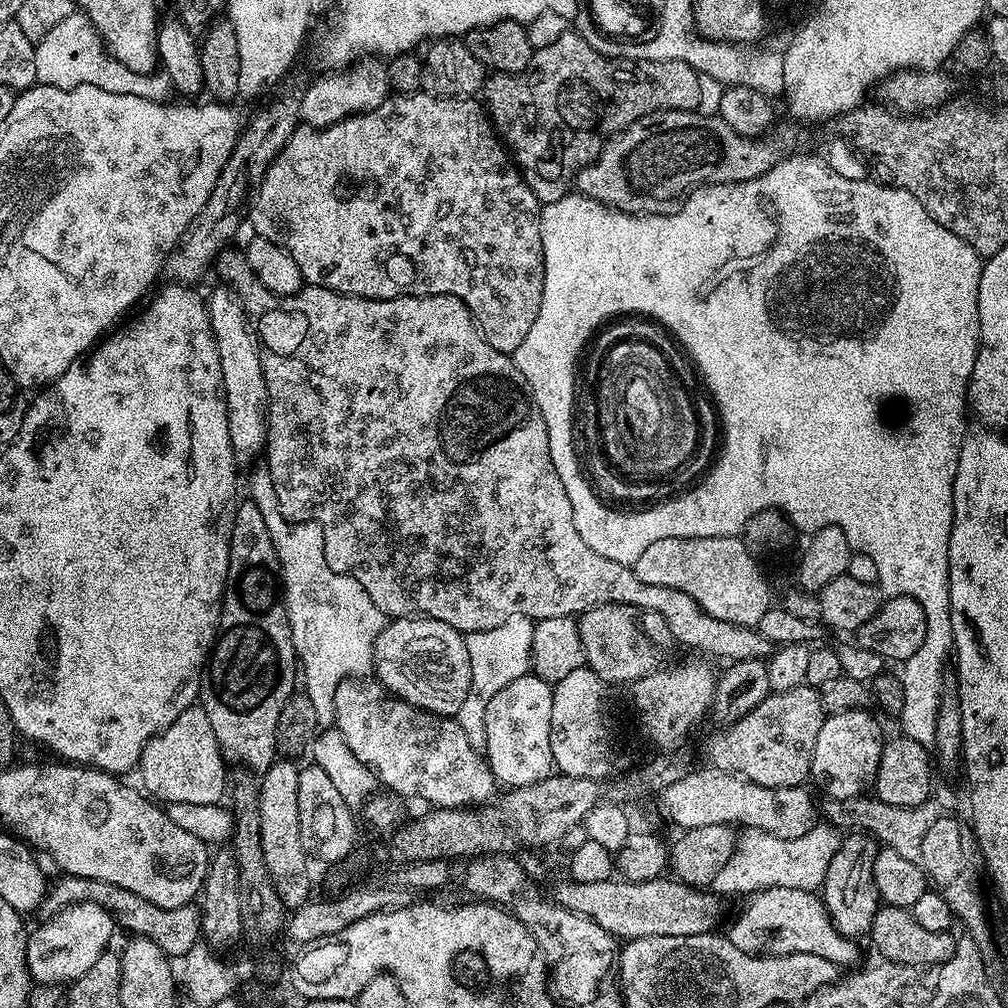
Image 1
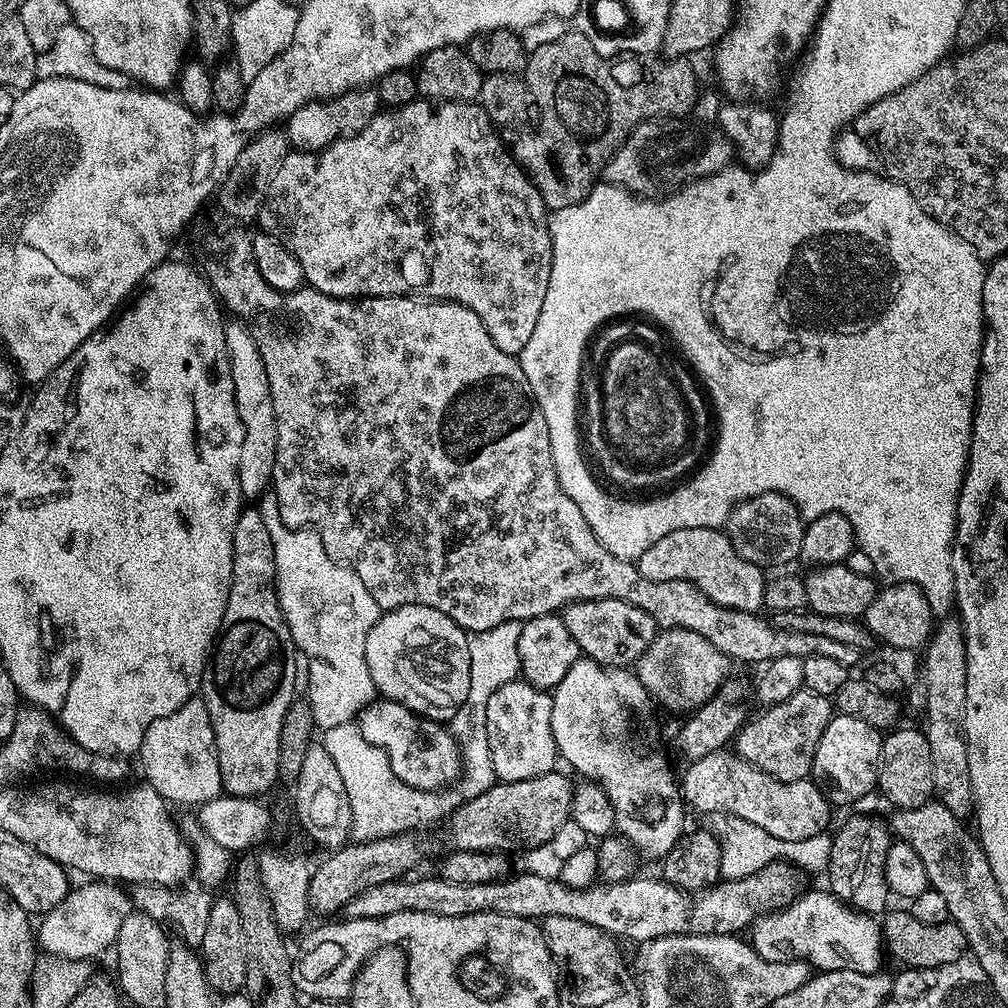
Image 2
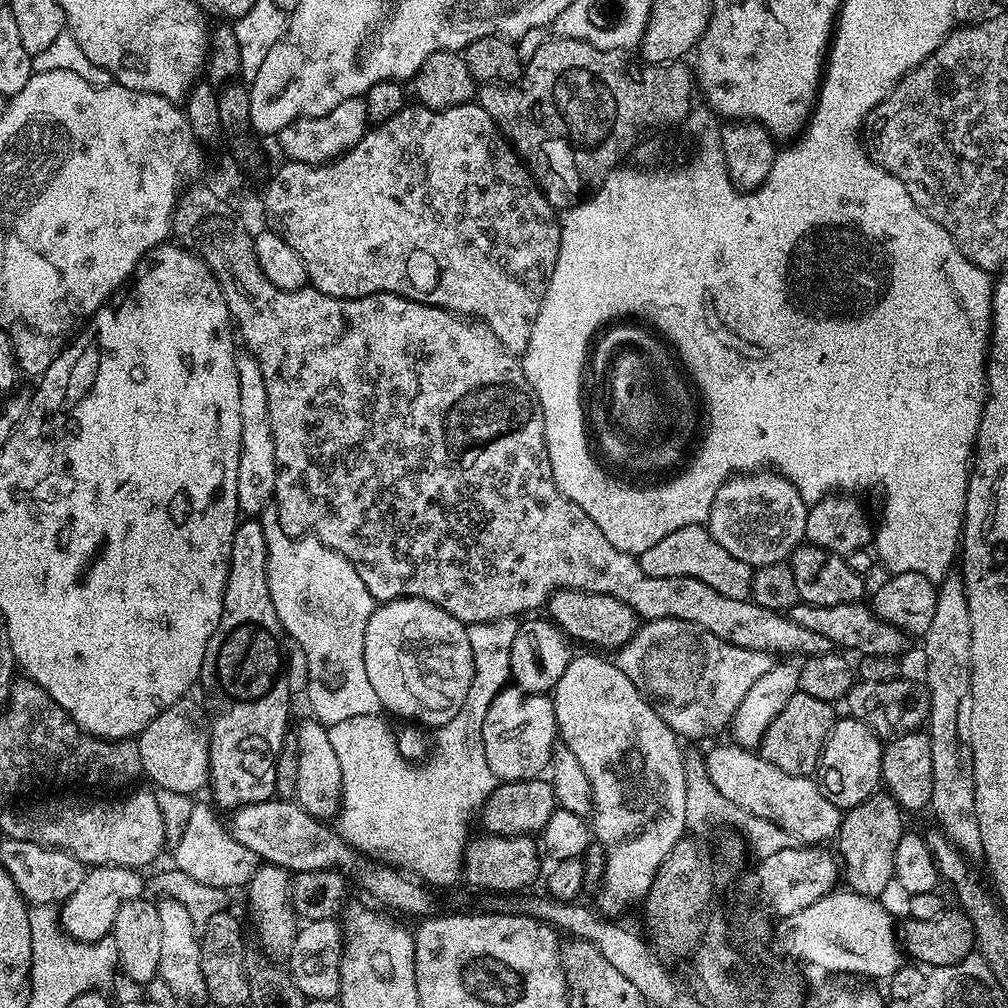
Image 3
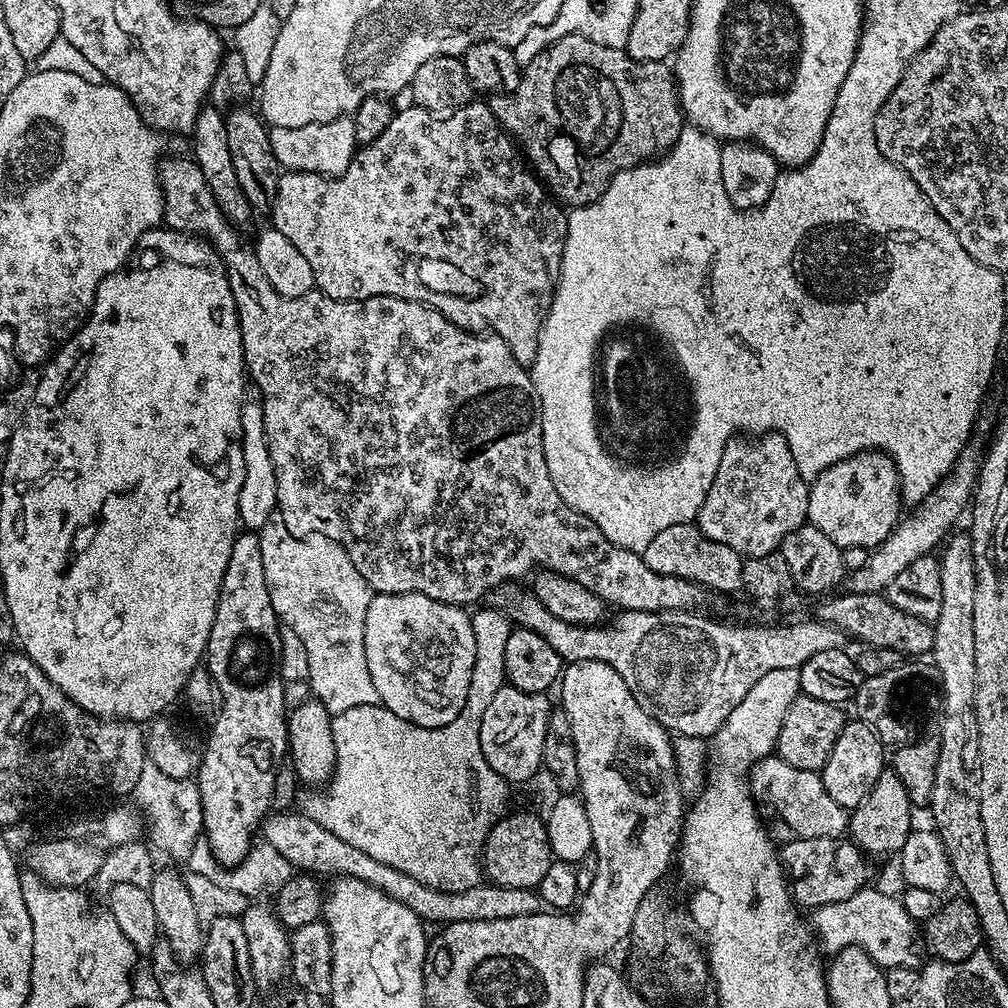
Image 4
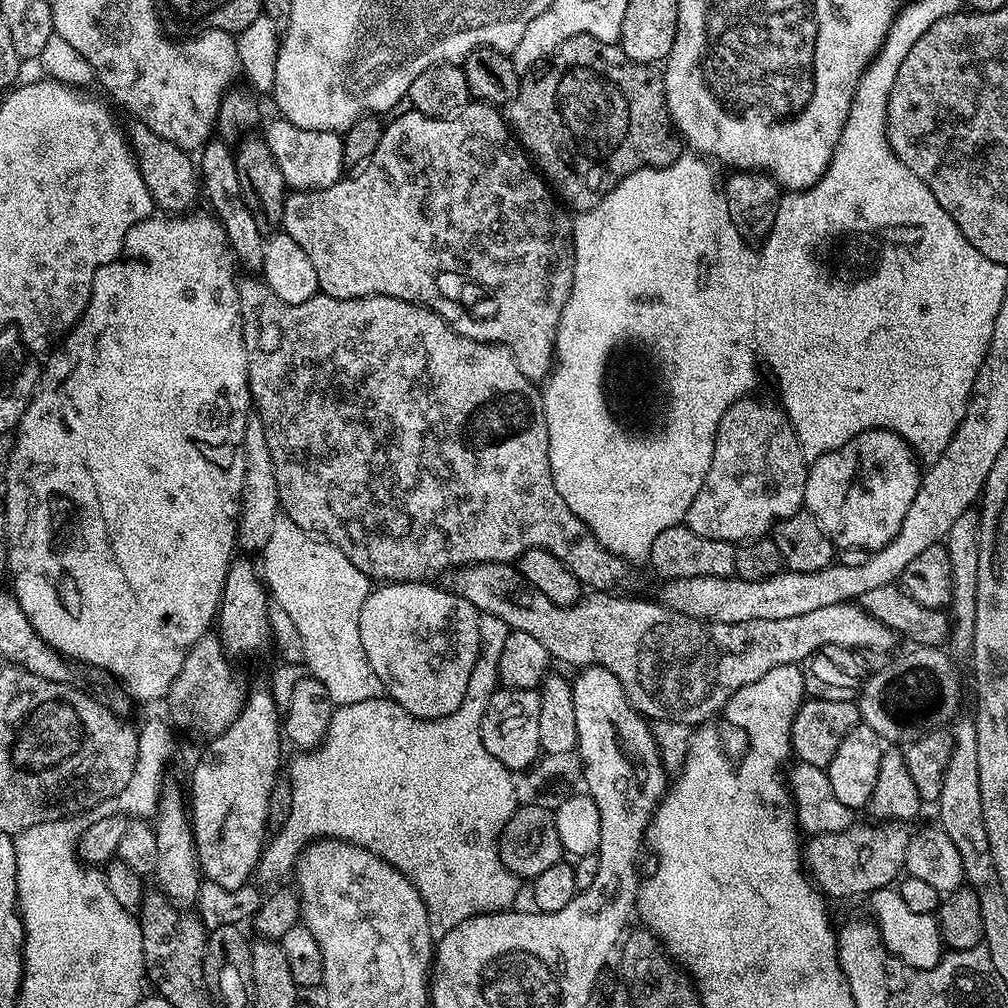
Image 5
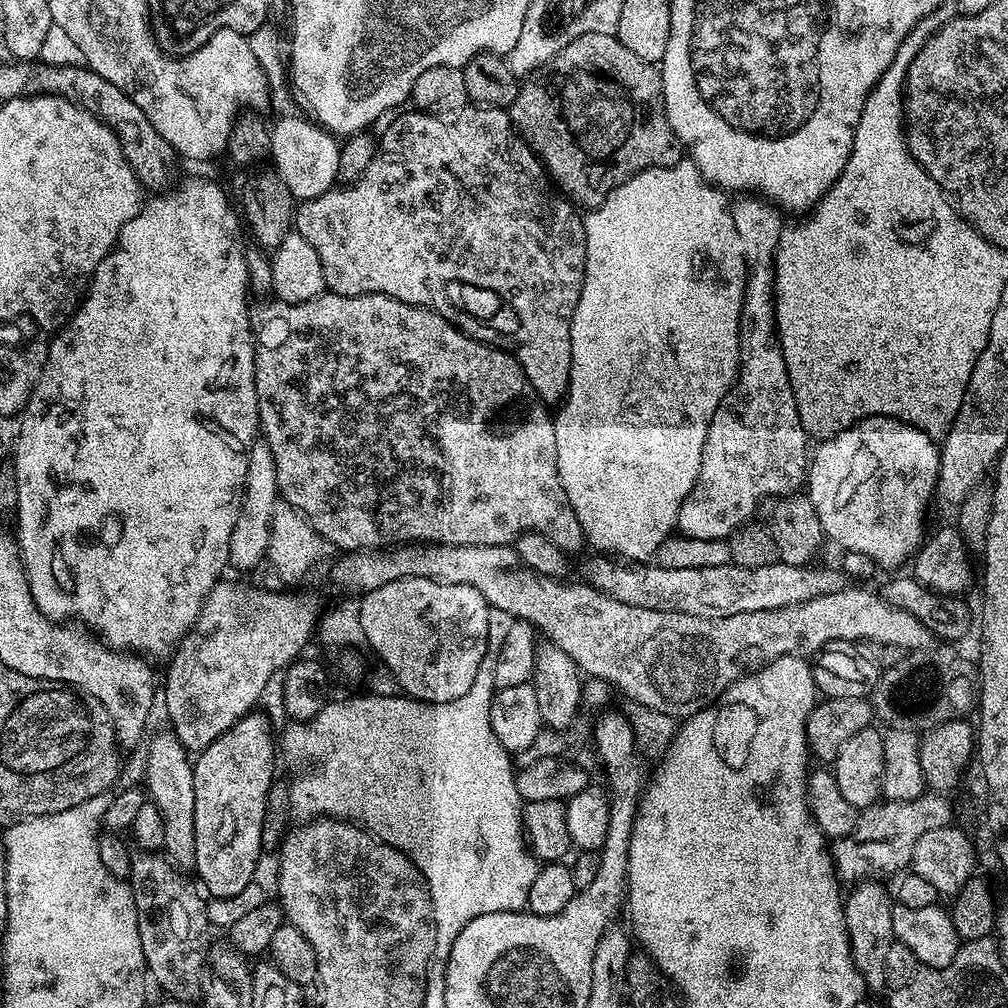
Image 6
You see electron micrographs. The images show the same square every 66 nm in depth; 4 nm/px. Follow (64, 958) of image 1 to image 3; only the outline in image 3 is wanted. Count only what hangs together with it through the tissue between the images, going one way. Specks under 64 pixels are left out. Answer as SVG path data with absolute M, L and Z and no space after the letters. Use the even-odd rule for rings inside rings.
M89 867L78 890L70 894L59 909L60 923L65 933L73 940L103 940L112 931L120 904L136 897L143 897L145 892L145 877L137 869Z

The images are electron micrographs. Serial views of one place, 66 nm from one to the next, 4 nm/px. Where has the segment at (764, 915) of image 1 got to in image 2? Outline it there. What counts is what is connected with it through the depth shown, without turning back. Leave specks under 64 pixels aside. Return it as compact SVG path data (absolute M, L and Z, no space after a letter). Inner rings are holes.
M805 891L786 907L755 921L750 929L750 943L754 951L770 962L804 960L813 969L822 972L847 968L858 974L881 971L881 925L877 921L875 924L871 915L848 907L831 891L823 891Z

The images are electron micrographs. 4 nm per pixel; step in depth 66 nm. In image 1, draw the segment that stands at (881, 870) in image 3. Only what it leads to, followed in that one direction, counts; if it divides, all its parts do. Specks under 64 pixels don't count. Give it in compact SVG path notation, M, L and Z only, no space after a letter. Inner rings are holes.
M853 831L840 841L837 853L830 861L822 887L824 909L832 920L832 925L843 936L849 938L867 937L872 930L872 919L882 906L876 883L874 882L874 858L878 851L877 841L871 836Z

